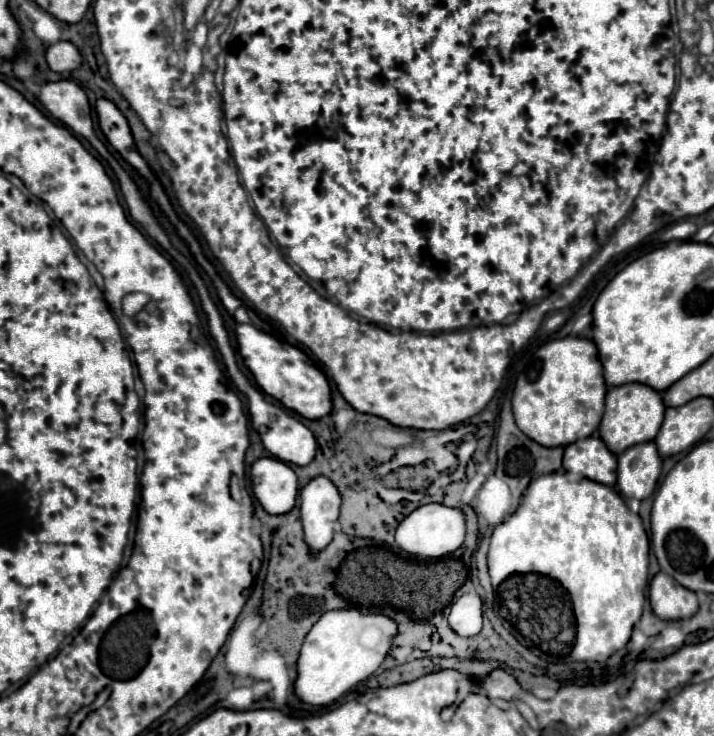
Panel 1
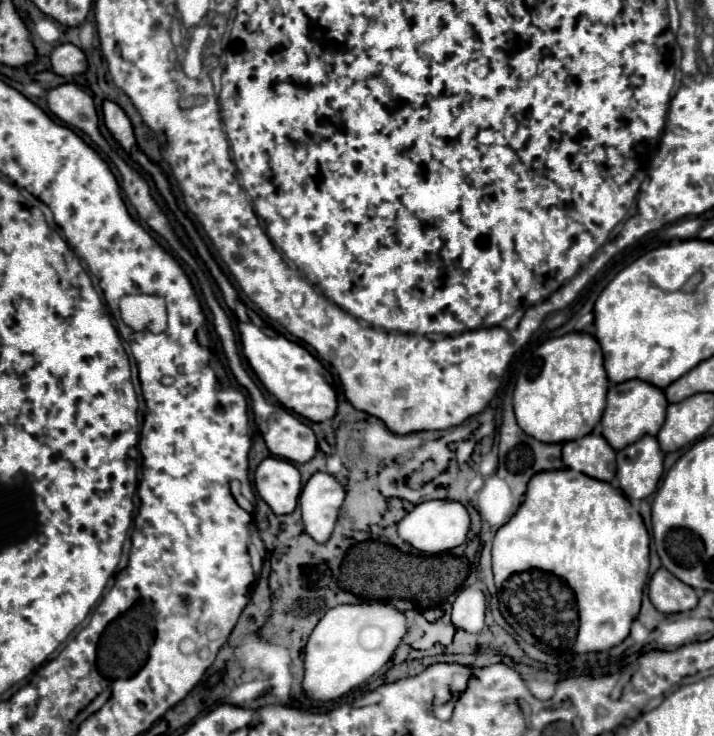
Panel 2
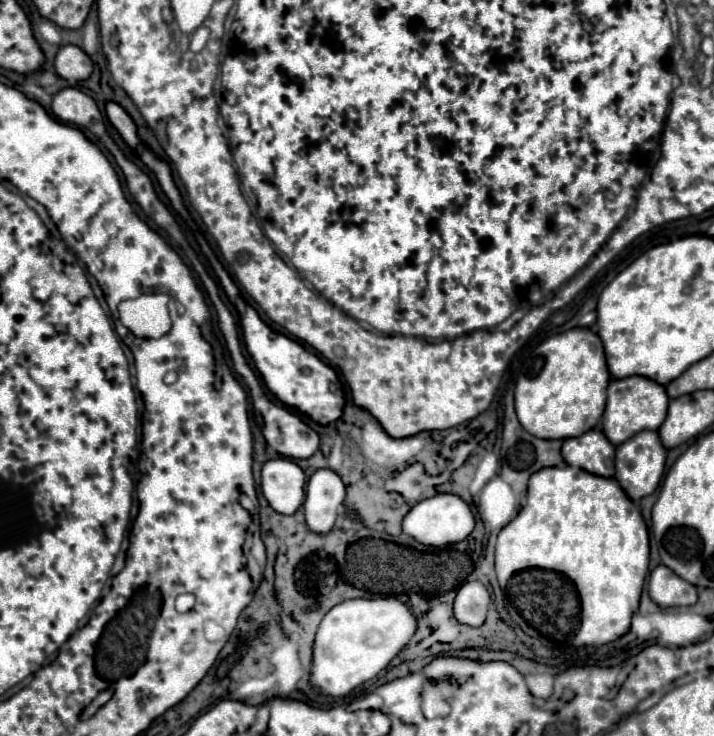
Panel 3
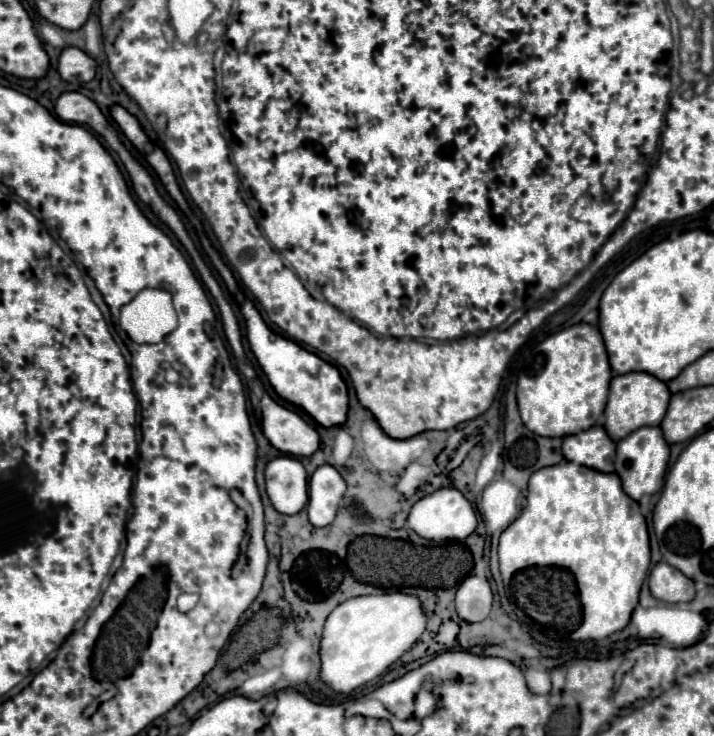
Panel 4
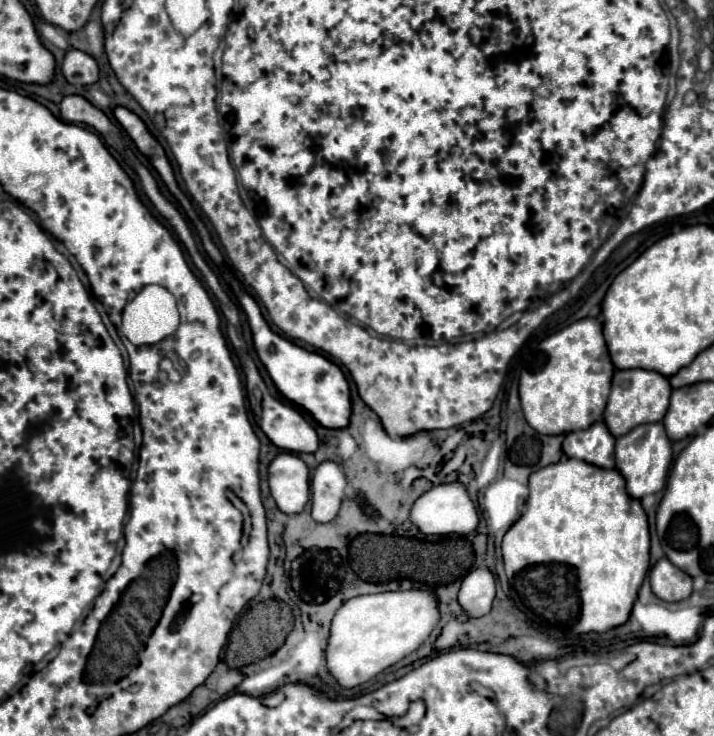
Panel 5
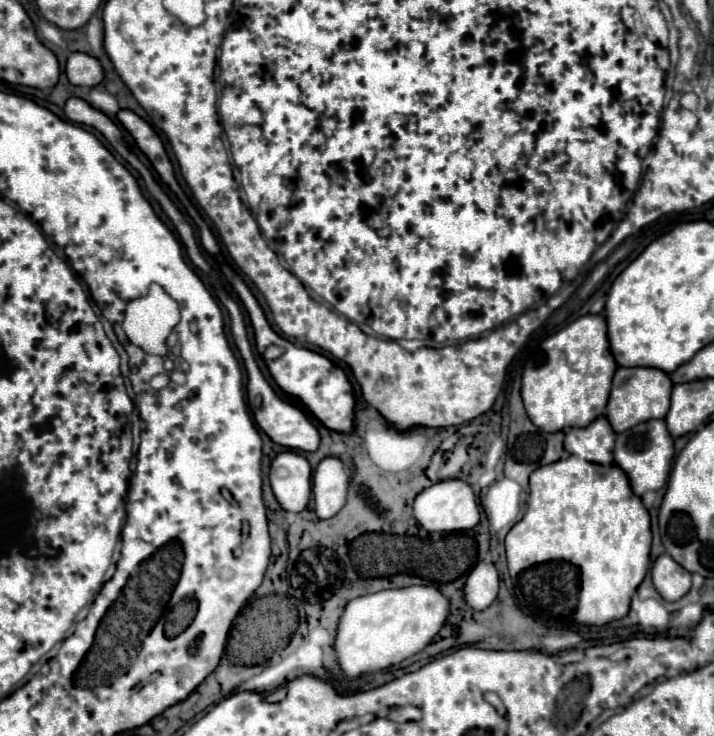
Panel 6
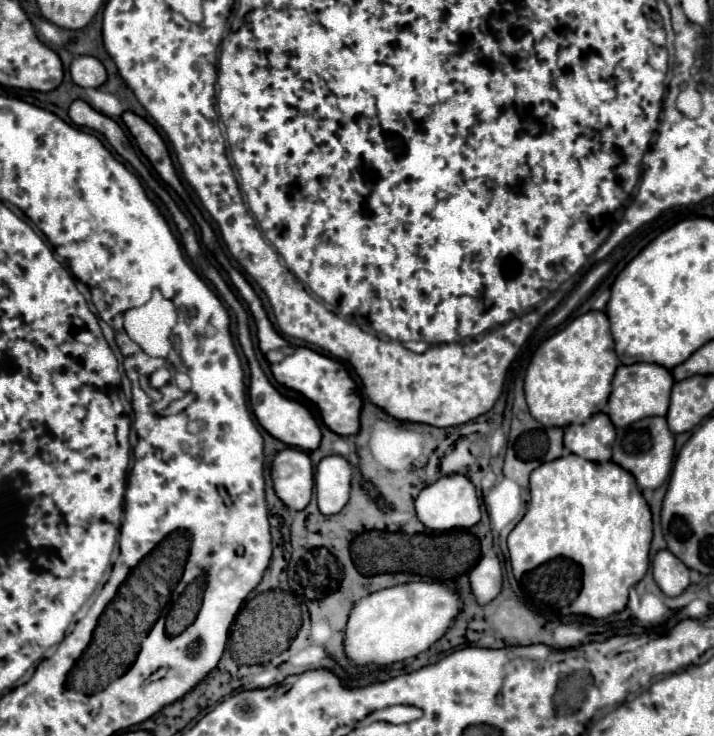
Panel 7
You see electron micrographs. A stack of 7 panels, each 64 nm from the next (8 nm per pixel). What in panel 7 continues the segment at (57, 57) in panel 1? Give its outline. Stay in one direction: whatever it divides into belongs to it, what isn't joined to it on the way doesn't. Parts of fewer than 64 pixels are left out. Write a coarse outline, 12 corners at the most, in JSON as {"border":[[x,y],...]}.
{"border":[[76,56],[70,76],[82,88],[106,82],[106,70],[94,56]]}

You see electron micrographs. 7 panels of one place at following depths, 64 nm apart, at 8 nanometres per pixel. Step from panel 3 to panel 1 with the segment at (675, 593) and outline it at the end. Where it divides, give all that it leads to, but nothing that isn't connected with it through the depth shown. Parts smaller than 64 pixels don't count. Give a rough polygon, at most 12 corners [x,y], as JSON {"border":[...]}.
{"border":[[672,576],[650,582],[650,606],[660,620],[686,620],[698,598]]}

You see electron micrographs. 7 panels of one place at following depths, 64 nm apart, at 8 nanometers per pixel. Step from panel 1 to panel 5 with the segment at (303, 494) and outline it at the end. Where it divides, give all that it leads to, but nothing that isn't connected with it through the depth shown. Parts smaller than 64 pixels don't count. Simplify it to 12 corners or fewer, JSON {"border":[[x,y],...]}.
{"border":[[334,462],[314,470],[312,518],[334,520],[346,490],[346,476]]}

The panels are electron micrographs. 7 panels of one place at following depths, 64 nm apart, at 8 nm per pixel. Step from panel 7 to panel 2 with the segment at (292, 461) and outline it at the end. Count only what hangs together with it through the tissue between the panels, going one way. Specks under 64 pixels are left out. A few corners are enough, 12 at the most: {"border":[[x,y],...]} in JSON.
{"border":[[264,458],[254,472],[274,514],[296,508],[302,482],[292,462]]}

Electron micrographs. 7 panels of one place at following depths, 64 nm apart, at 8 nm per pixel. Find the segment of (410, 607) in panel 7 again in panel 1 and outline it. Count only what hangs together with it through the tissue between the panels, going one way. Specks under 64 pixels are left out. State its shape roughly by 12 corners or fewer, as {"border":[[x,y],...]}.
{"border":[[324,612],[300,648],[296,698],[334,702],[378,670],[396,622]]}

